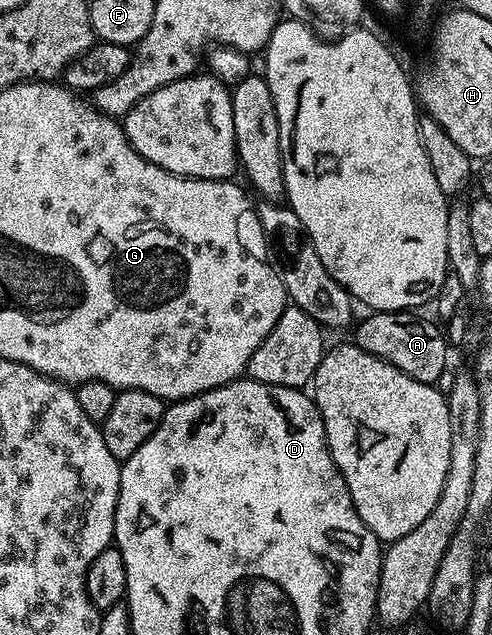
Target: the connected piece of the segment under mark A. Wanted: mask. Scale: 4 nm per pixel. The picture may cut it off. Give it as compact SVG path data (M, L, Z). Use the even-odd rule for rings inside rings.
M371 311L363 322L360 320L354 326L353 343L361 347L361 351L369 351L377 359L405 371L413 379L426 385L435 385L438 377L447 369L447 351L449 344L444 336L444 330L431 321L426 321L415 311L396 311L385 313ZM359 325L359 326L358 326Z

